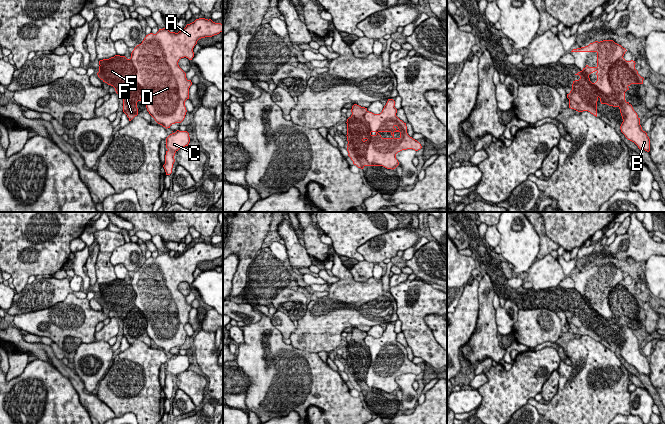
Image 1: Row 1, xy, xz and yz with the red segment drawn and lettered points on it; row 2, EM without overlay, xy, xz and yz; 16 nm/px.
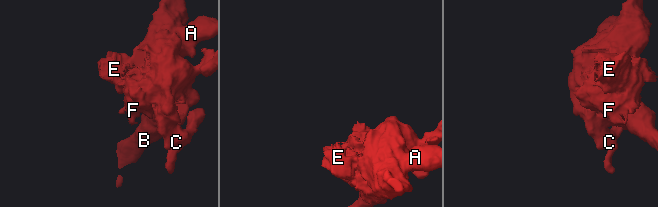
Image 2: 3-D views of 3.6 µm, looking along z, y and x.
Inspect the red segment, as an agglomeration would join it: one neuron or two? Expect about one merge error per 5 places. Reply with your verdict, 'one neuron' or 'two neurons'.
one neuron

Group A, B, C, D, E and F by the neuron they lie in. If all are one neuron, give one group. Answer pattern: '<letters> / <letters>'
A B C D E F

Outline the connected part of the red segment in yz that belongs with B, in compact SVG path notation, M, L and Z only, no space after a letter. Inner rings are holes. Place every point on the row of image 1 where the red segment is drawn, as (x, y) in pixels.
M613 40L595 41L588 46L573 49L571 52L596 52L597 53L597 66L589 67L586 65L582 71L575 75L579 75L580 79L573 81L572 90L567 94L569 99L569 108L578 112L588 111L597 117L597 101L601 104L618 107L623 119L620 126L621 132L625 137L634 142L639 149L650 151L650 139L647 133L642 130L640 125L640 118L634 111L632 105L625 100L625 92L629 90L631 84L643 84L644 78L638 74L635 69L635 61L626 61L623 56L627 50L621 45L615 43ZM597 72L597 81L592 83L589 75Z

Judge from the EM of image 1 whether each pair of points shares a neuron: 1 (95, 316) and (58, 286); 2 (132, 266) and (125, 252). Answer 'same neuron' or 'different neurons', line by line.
1: different neurons
2: same neuron

